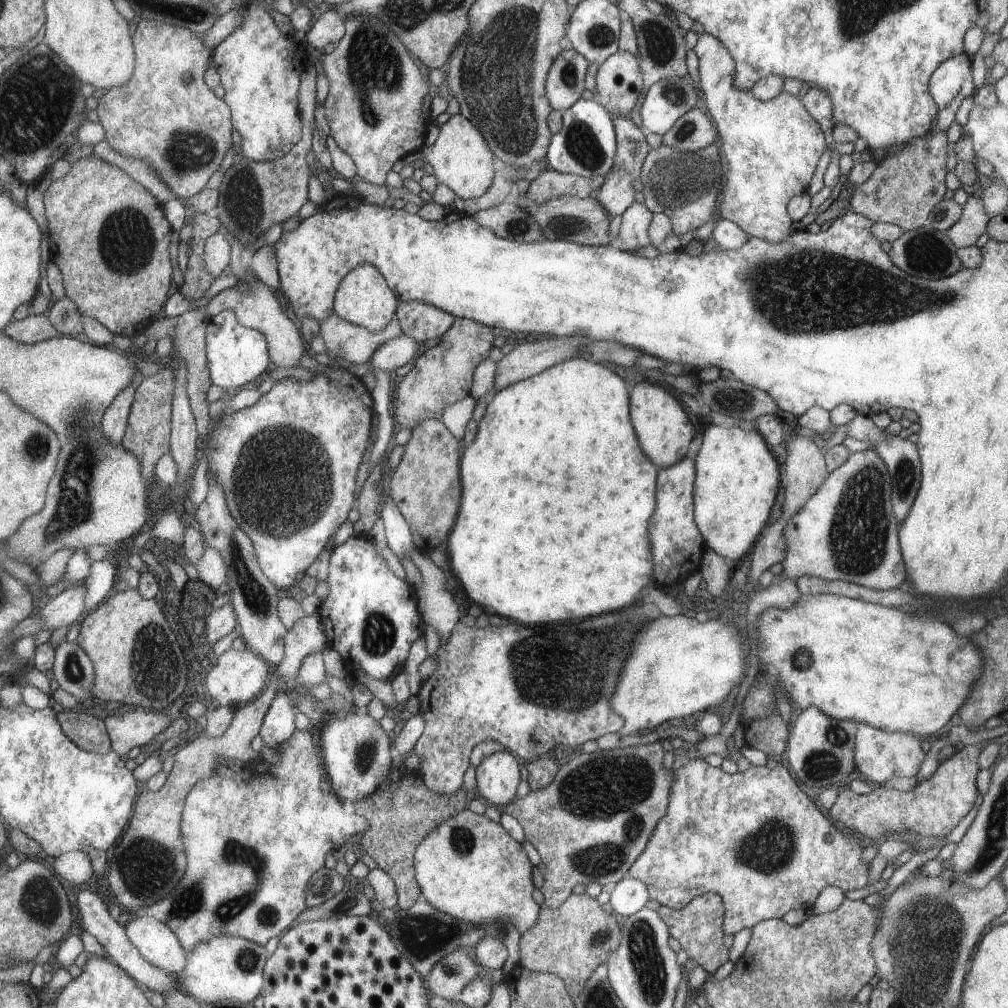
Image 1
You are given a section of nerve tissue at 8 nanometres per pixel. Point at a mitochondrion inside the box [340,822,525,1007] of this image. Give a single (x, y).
(424, 934)

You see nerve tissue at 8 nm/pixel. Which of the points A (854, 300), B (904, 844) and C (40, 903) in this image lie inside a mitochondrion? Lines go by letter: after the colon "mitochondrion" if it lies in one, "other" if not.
A: mitochondrion
B: other
C: mitochondrion

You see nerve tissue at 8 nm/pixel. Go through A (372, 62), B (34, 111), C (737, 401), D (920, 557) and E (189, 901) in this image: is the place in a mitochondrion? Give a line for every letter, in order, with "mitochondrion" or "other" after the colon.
A: mitochondrion
B: mitochondrion
C: mitochondrion
D: other
E: mitochondrion

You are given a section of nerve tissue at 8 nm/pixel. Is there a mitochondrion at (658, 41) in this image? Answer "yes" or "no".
yes

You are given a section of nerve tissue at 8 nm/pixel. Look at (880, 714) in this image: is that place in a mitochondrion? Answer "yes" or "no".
no

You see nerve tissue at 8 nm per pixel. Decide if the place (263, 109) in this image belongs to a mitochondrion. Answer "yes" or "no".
no

